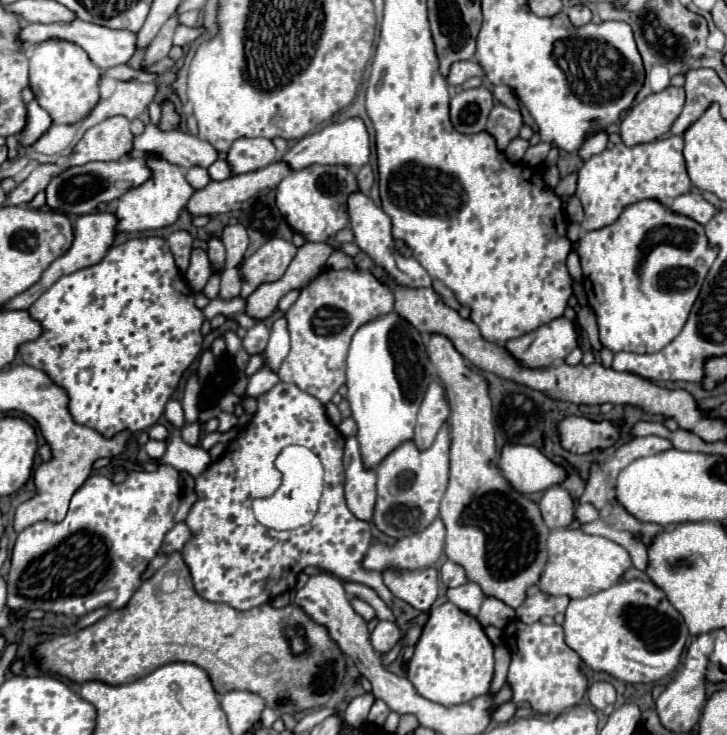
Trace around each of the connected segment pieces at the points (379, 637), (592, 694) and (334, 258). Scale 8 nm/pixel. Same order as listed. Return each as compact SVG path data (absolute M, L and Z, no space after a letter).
M379 621L371 635L371 643L377 653L385 653L393 649L399 639L401 639L401 629L395 621Z
M597 681L597 683L593 683L593 685L589 687L587 695L589 695L591 705L593 705L595 709L599 709L599 711L603 711L607 705L613 705L615 699L617 699L617 695L615 695L615 687L613 687L611 683L605 683L605 681Z
M334 251L331 254L331 256L327 260L326 267L333 270L357 269L354 260L352 261L352 257L344 254L341 251Z

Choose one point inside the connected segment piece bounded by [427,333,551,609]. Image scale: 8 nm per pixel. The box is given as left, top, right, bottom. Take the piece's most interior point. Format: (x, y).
(495, 533)

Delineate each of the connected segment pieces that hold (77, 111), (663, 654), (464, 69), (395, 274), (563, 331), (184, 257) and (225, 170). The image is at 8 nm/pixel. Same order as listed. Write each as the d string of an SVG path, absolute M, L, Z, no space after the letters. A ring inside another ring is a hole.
M47 39L29 53L29 87L35 93L39 105L51 115L55 123L77 123L99 101L97 81L101 69L91 63L87 53L71 41Z
M621 581L611 589L599 591L583 599L571 599L565 609L565 643L581 657L581 661L593 669L609 673L625 683L653 683L673 673L679 665L687 641L687 625L681 613L667 601L665 593L649 581Z
M457 61L455 65L451 65L447 83L449 85L463 85L469 77L475 77L475 75L477 77L483 75L483 69L477 61Z
M357 191L349 197L349 217L351 217L351 225L353 225L353 233L359 249L365 251L389 275L389 279L395 281L395 285L411 287L411 289L431 287L429 273L413 257L403 257L401 253L395 251L393 237L391 237L391 217L381 207L377 207L369 197Z
M557 317L519 339L507 341L507 351L527 365L559 365L577 347L579 331L573 319Z
M175 231L167 237L167 243L169 243L169 249L175 257L175 265L179 267L181 273L187 271L189 267L189 255L191 255L191 249L193 249L193 237L187 233L187 231Z
M217 159L207 171L209 171L209 177L211 177L213 181L223 181L223 179L227 179L227 177L231 175L229 165L227 165L225 159Z

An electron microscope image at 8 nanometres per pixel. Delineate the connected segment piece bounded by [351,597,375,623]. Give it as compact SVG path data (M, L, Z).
M353 597L353 599L351 599L351 605L353 605L353 609L355 609L367 623L369 623L371 619L375 619L375 611L373 611L373 607L371 607L369 603L365 603L365 601Z

